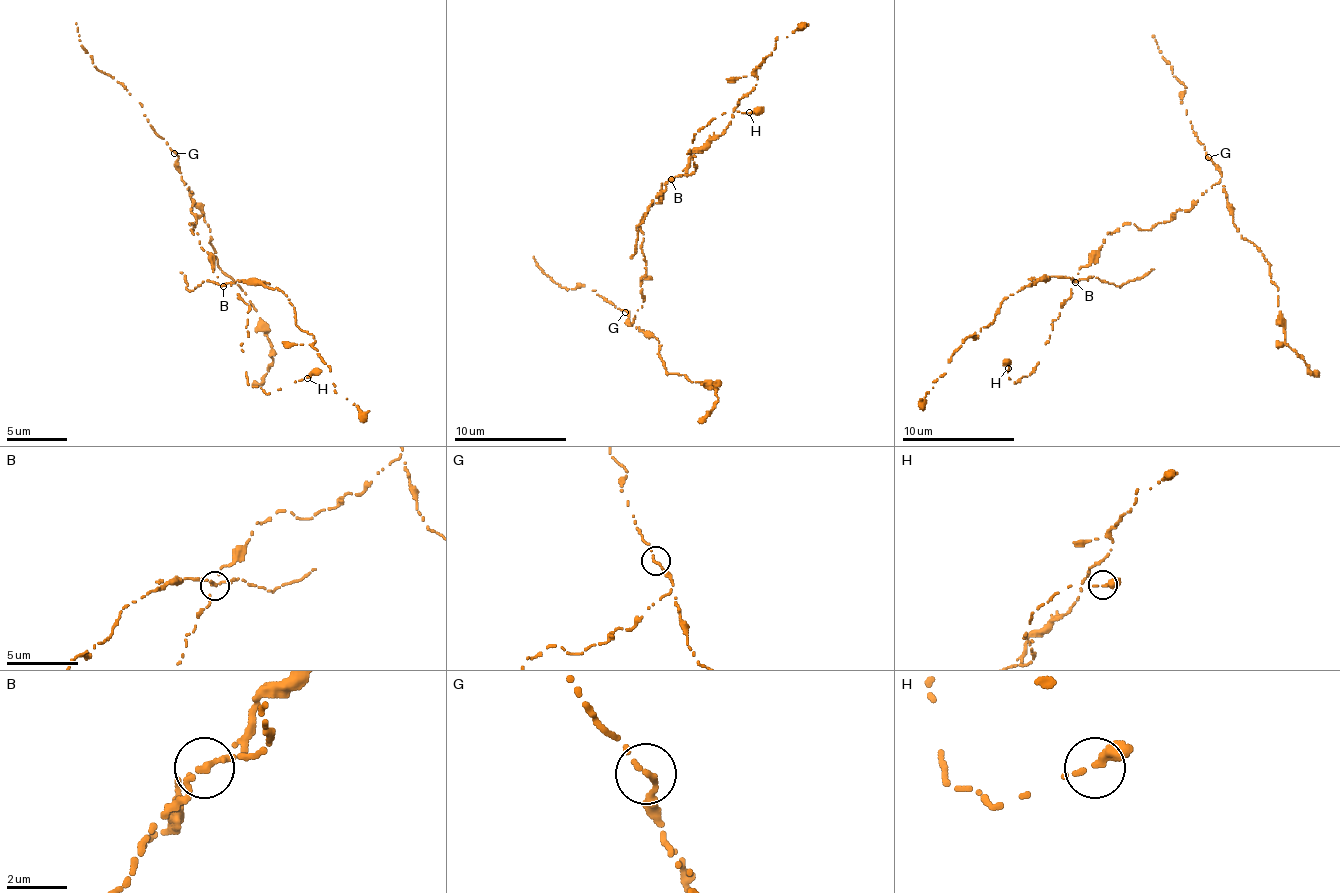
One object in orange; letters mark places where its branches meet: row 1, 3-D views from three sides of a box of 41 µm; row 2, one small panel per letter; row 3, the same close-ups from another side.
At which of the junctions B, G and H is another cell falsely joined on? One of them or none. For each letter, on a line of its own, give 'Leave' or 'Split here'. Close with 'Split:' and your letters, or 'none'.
B: Split here
G: Leave
H: Leave
Split: B

